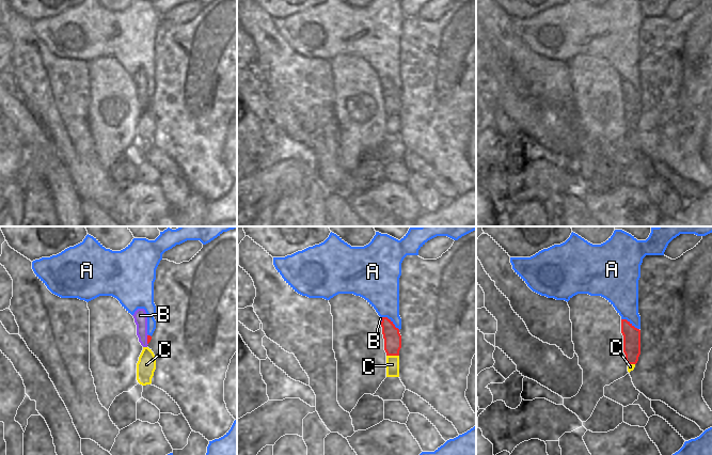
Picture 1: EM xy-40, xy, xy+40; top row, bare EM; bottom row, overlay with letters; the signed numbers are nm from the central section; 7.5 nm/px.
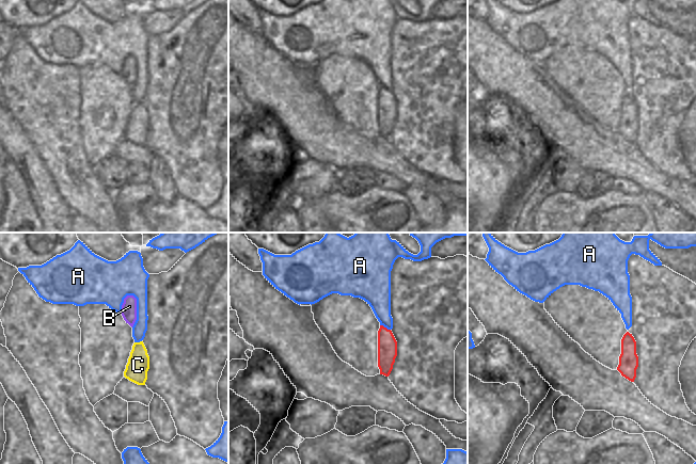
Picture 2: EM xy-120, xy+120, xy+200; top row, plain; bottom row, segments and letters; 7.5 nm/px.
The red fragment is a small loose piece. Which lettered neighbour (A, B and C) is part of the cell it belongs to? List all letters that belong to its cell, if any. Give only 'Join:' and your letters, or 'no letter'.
Join: B

